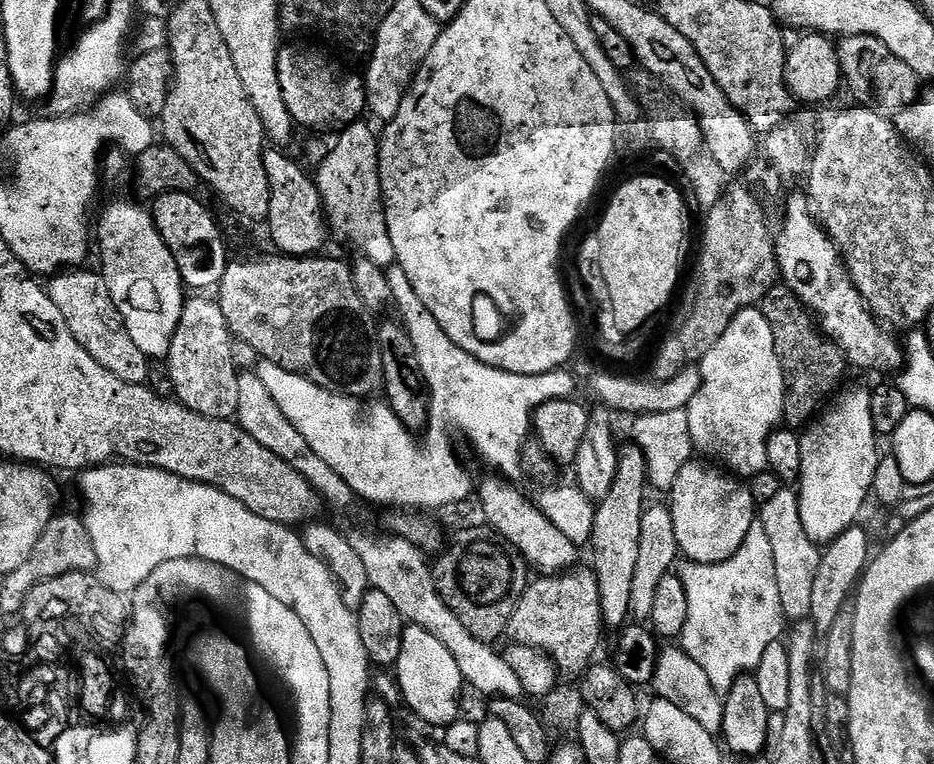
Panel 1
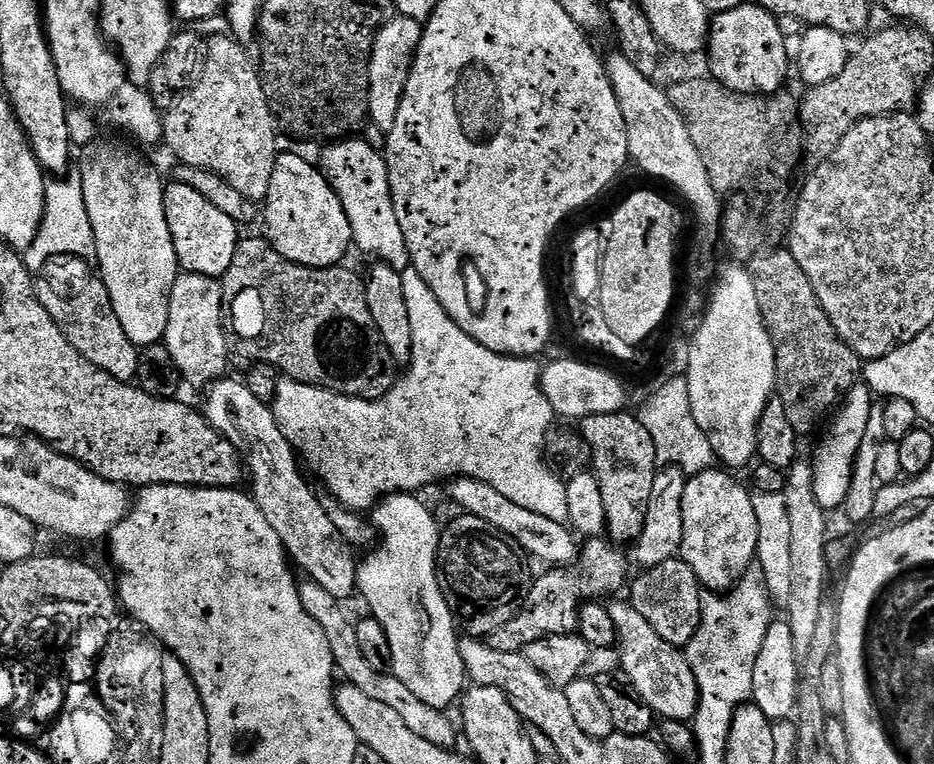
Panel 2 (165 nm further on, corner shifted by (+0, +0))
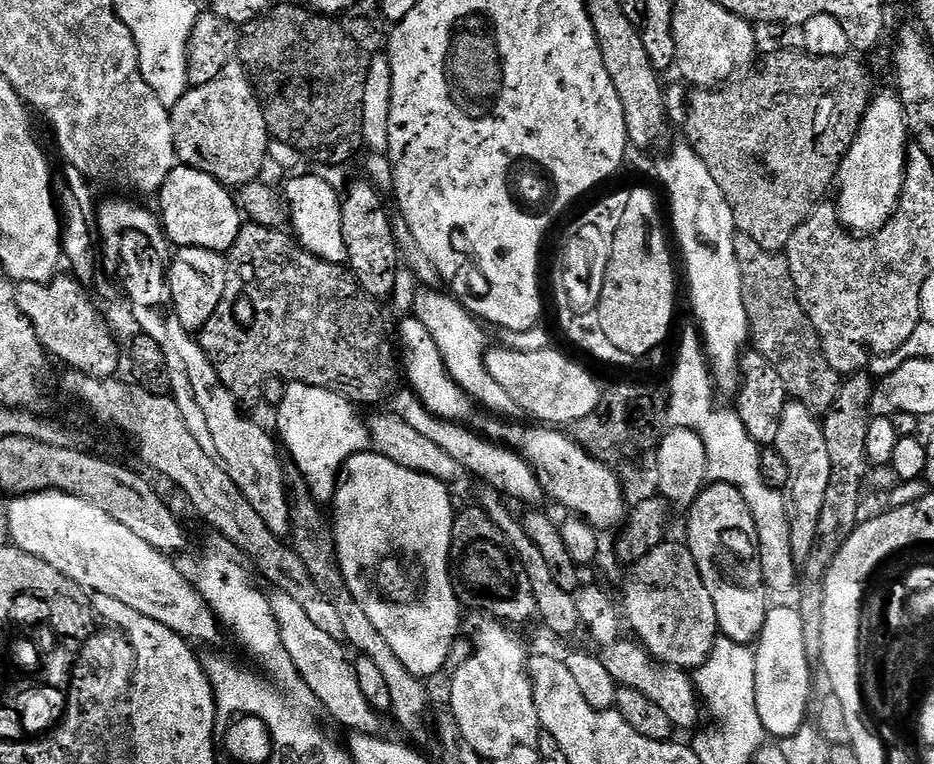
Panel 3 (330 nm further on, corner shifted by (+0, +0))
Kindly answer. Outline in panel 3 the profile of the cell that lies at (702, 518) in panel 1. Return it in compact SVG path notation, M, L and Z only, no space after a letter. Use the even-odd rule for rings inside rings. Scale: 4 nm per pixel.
M709 483L688 515L686 543L714 601L721 635L730 641L751 645L760 635L770 604L770 594L762 578L760 543L752 511L736 487Z

